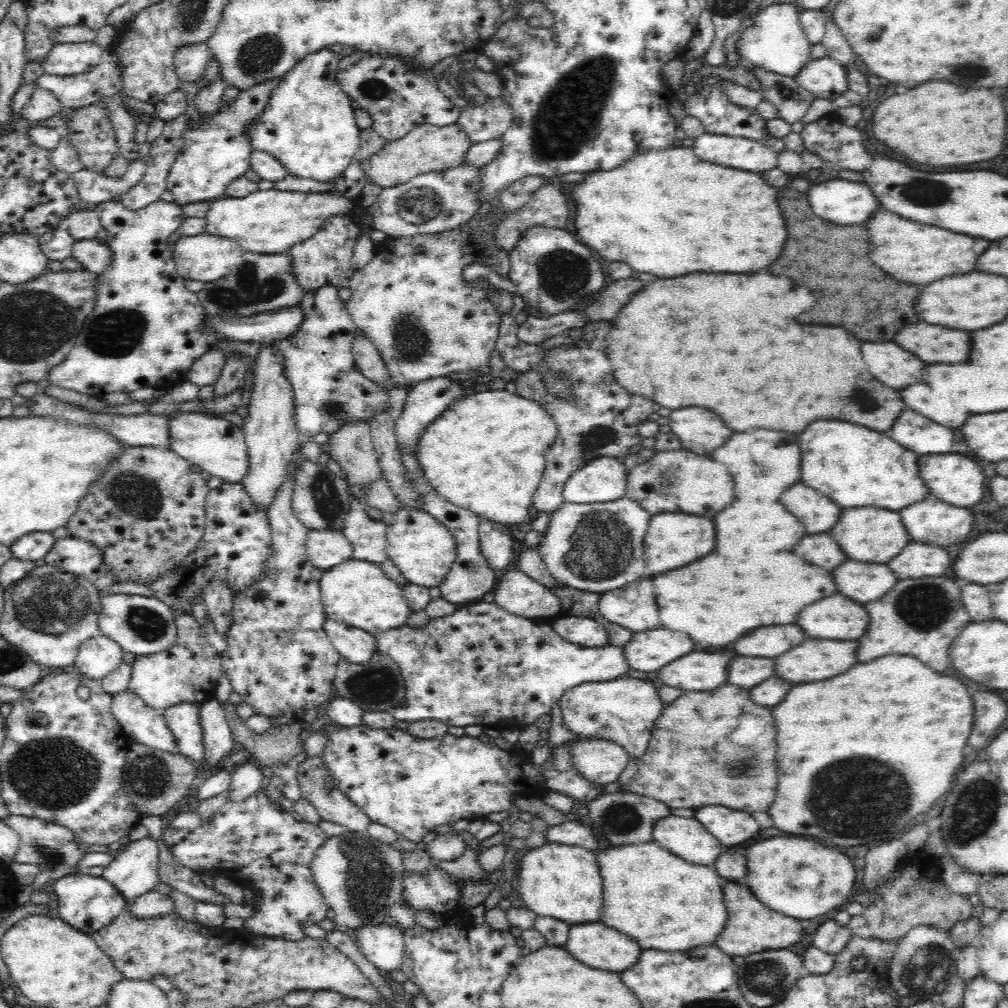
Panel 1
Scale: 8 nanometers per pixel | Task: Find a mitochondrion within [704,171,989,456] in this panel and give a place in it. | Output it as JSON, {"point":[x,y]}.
{"point":[923,193]}

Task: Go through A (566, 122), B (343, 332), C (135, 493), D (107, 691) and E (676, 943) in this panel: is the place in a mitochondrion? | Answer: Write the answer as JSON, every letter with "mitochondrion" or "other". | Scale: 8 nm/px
{"A":"mitochondrion","B":"other","C":"mitochondrion","D":"other","E":"other"}

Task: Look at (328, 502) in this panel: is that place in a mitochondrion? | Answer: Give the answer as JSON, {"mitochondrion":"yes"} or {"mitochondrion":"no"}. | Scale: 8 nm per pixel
{"mitochondrion":"yes"}

